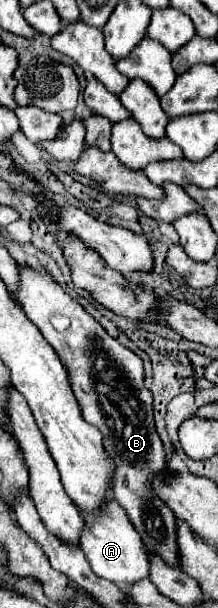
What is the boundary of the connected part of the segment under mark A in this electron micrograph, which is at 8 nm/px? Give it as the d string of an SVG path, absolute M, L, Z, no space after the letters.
M106 501L106 505L98 513L82 513L86 519L86 531L82 533L82 551L94 569L94 573L106 581L122 589L130 589L130 585L148 579L150 575L150 555L138 537L138 531L130 525L124 509L120 509L114 501Z

